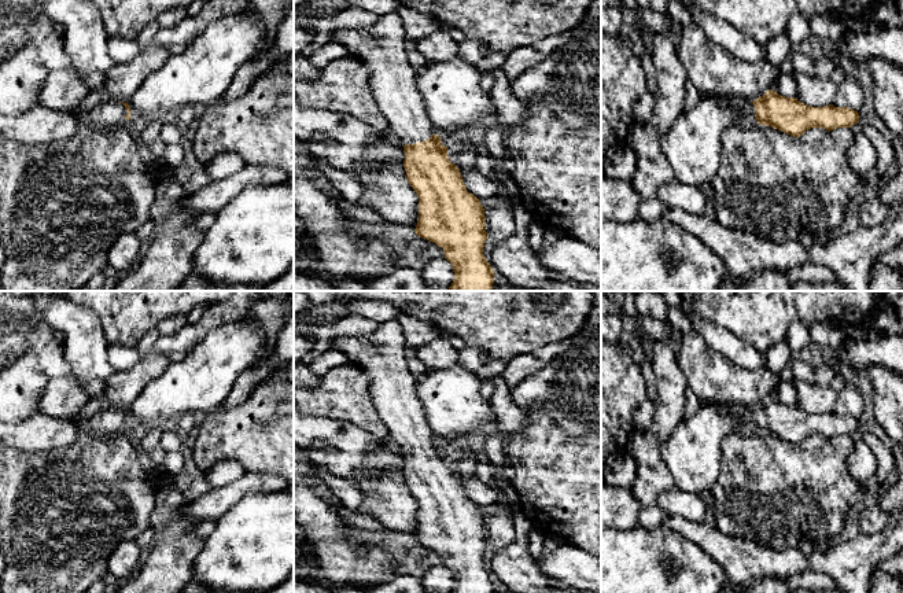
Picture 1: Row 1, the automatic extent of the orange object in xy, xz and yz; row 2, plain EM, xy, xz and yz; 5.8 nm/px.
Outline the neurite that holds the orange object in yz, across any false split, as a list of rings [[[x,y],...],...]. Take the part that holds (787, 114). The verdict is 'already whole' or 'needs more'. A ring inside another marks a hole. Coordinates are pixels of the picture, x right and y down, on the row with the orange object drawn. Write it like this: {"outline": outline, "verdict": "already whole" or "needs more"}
{"outline": [[[770,89],[752,103],[747,99],[718,93],[737,114],[738,125],[766,125],[793,137],[800,137],[811,128],[828,132],[837,128],[851,128],[859,122],[859,113],[848,107],[811,107],[796,97],[785,97]]], "verdict": "needs more"}

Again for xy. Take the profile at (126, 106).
{"outline": [[[107,99],[102,106],[82,114],[85,121],[97,128],[113,128],[128,124],[130,108],[128,103]]], "verdict": "needs more"}

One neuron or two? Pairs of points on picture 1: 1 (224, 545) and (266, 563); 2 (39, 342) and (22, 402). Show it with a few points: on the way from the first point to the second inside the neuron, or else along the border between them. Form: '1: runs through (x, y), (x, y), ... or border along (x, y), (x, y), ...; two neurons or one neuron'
1: runs through (235, 552), (255, 552); one neuron
2: runs through (25, 357), (24, 387); one neuron

